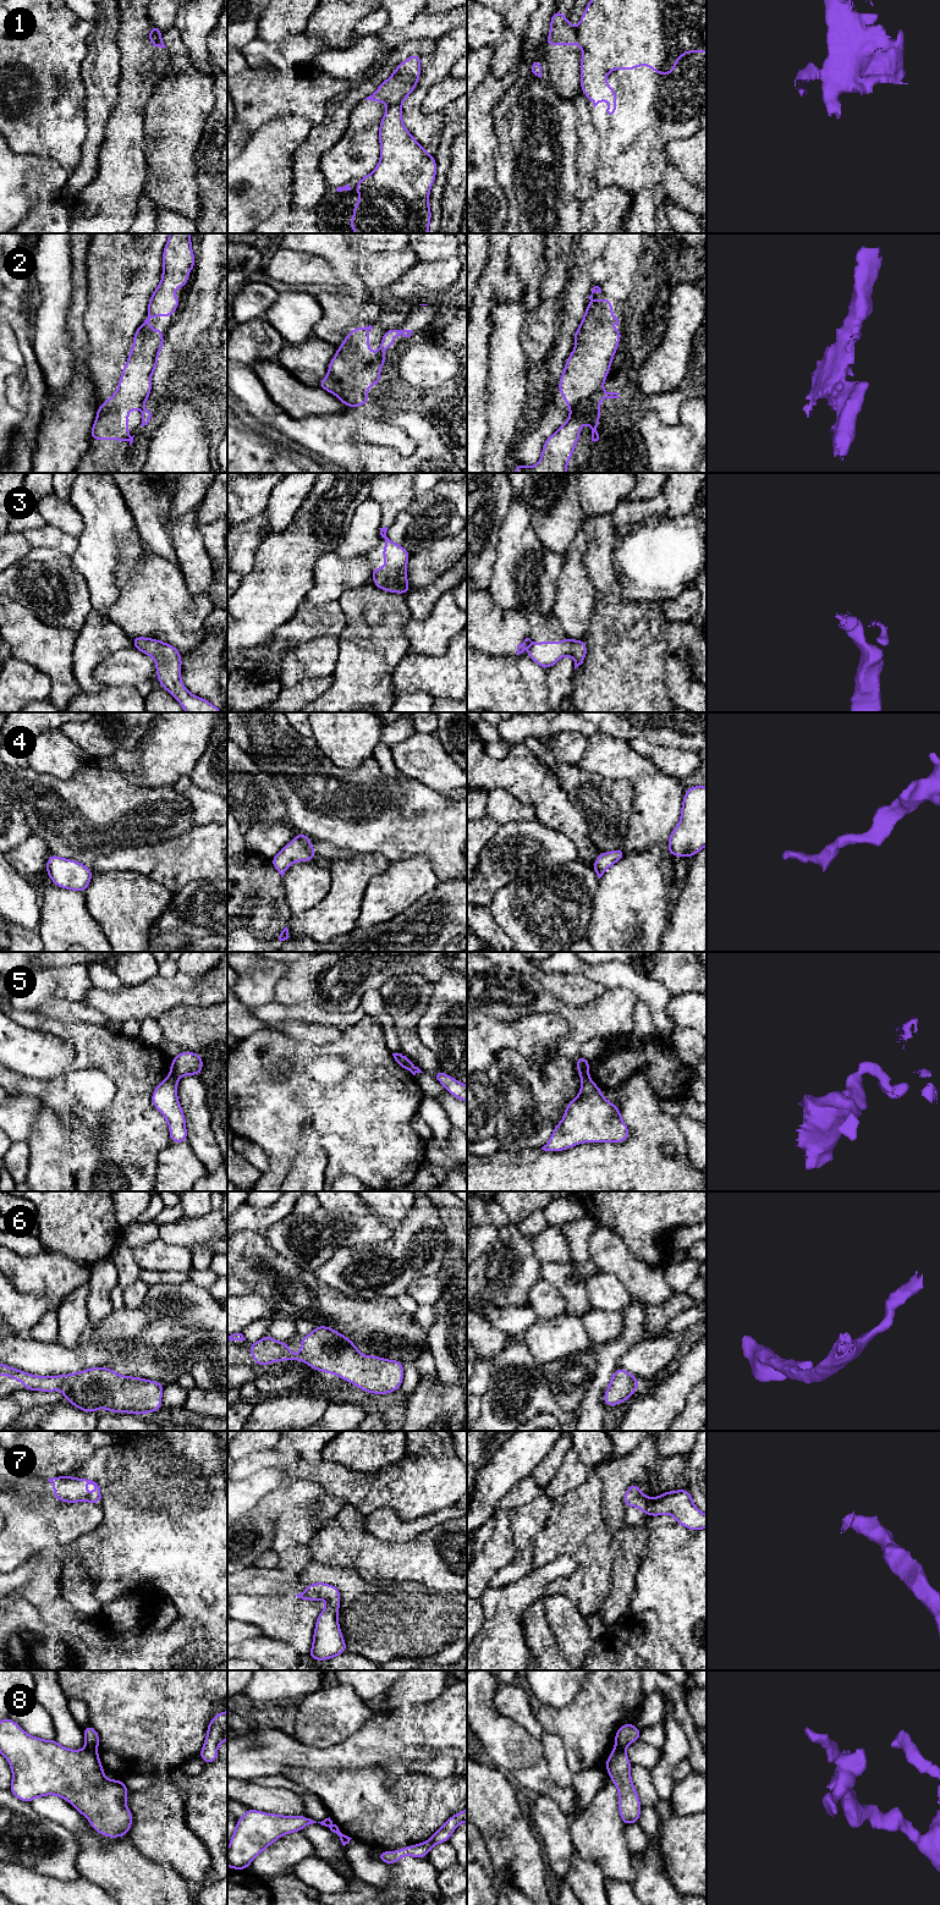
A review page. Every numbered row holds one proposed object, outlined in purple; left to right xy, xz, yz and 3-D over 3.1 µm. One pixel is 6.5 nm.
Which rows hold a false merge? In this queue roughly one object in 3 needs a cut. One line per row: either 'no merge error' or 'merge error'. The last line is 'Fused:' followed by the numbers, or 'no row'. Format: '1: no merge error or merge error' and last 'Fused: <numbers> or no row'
1: merge error
2: merge error
3: no merge error
4: no merge error
5: merge error
6: no merge error
7: no merge error
8: merge error
Fused: 1, 2, 5, 8

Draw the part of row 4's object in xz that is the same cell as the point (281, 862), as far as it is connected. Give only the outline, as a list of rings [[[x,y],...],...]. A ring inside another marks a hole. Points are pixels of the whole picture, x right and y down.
[[[298,833],[270,860],[275,870],[282,877],[290,865],[295,861],[310,861],[314,858],[315,850],[309,841],[309,836],[304,833]]]

